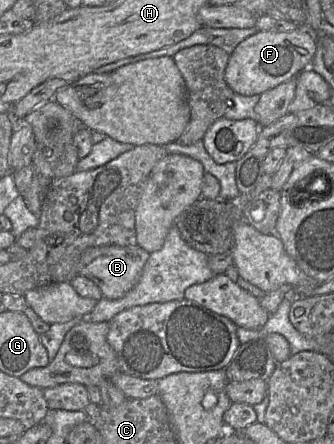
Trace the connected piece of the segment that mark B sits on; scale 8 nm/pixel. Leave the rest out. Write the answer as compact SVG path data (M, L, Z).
M138 245L89 247L80 256L78 273L92 280L100 288L104 298L118 299L138 282L149 255L149 252Z

